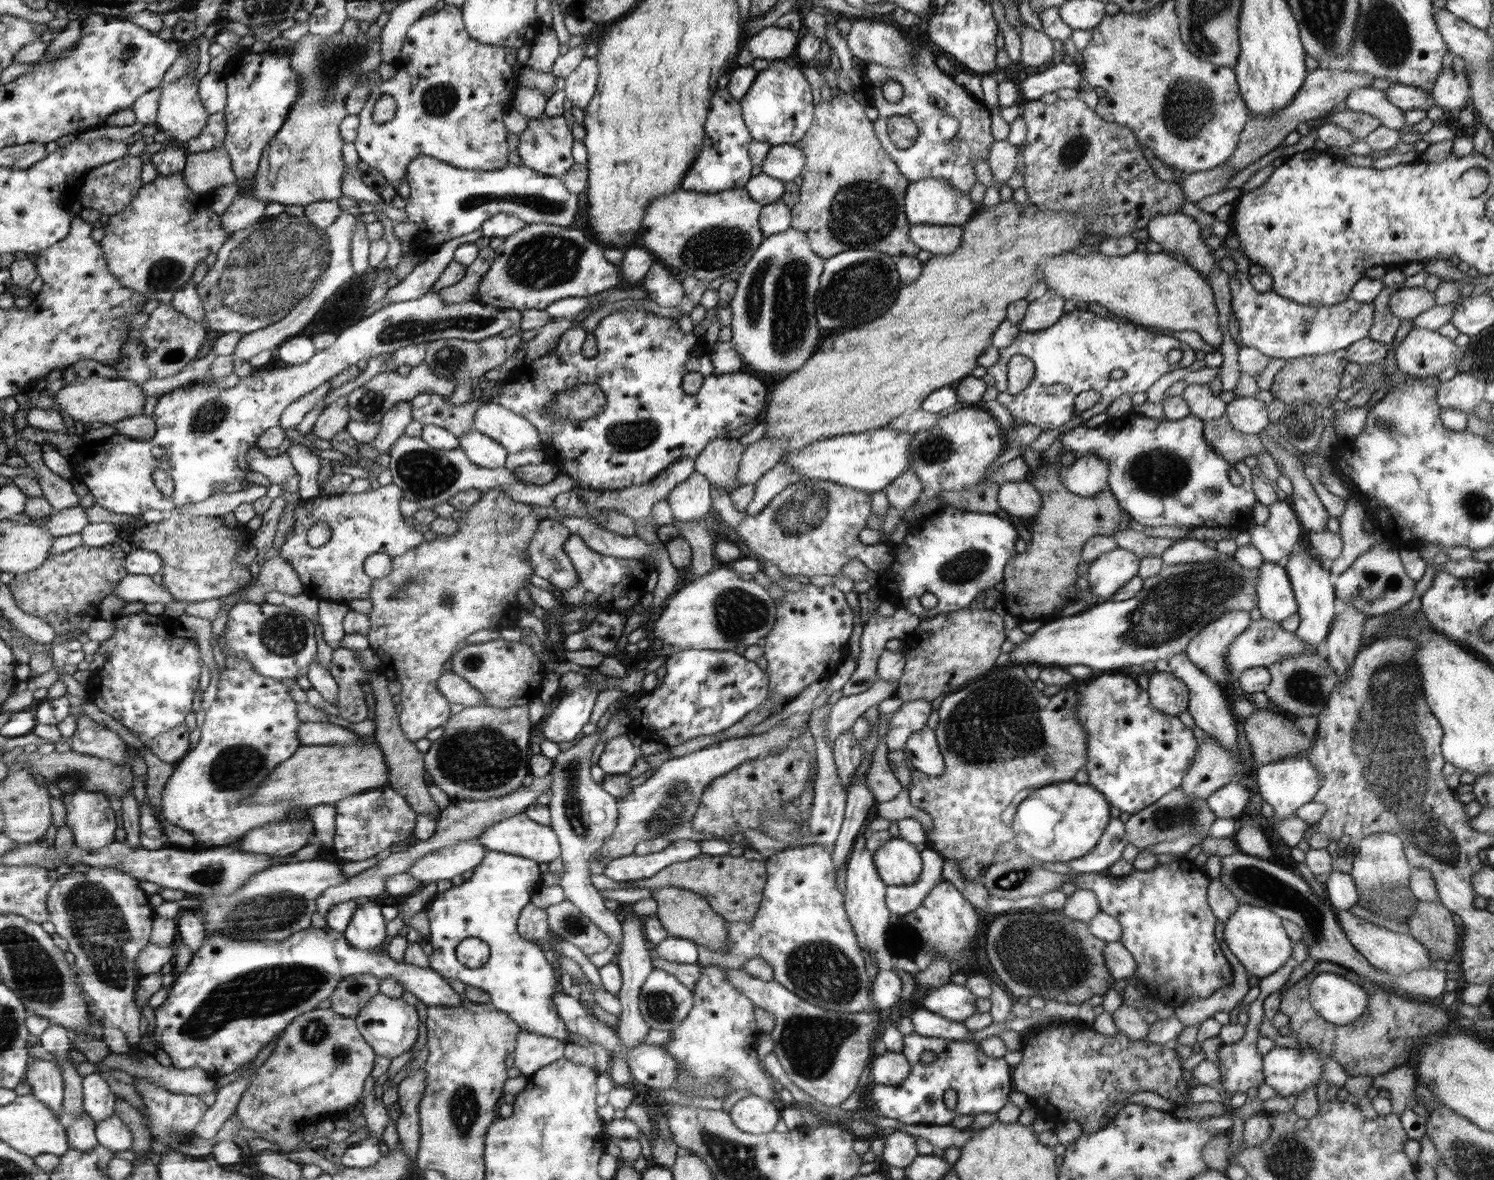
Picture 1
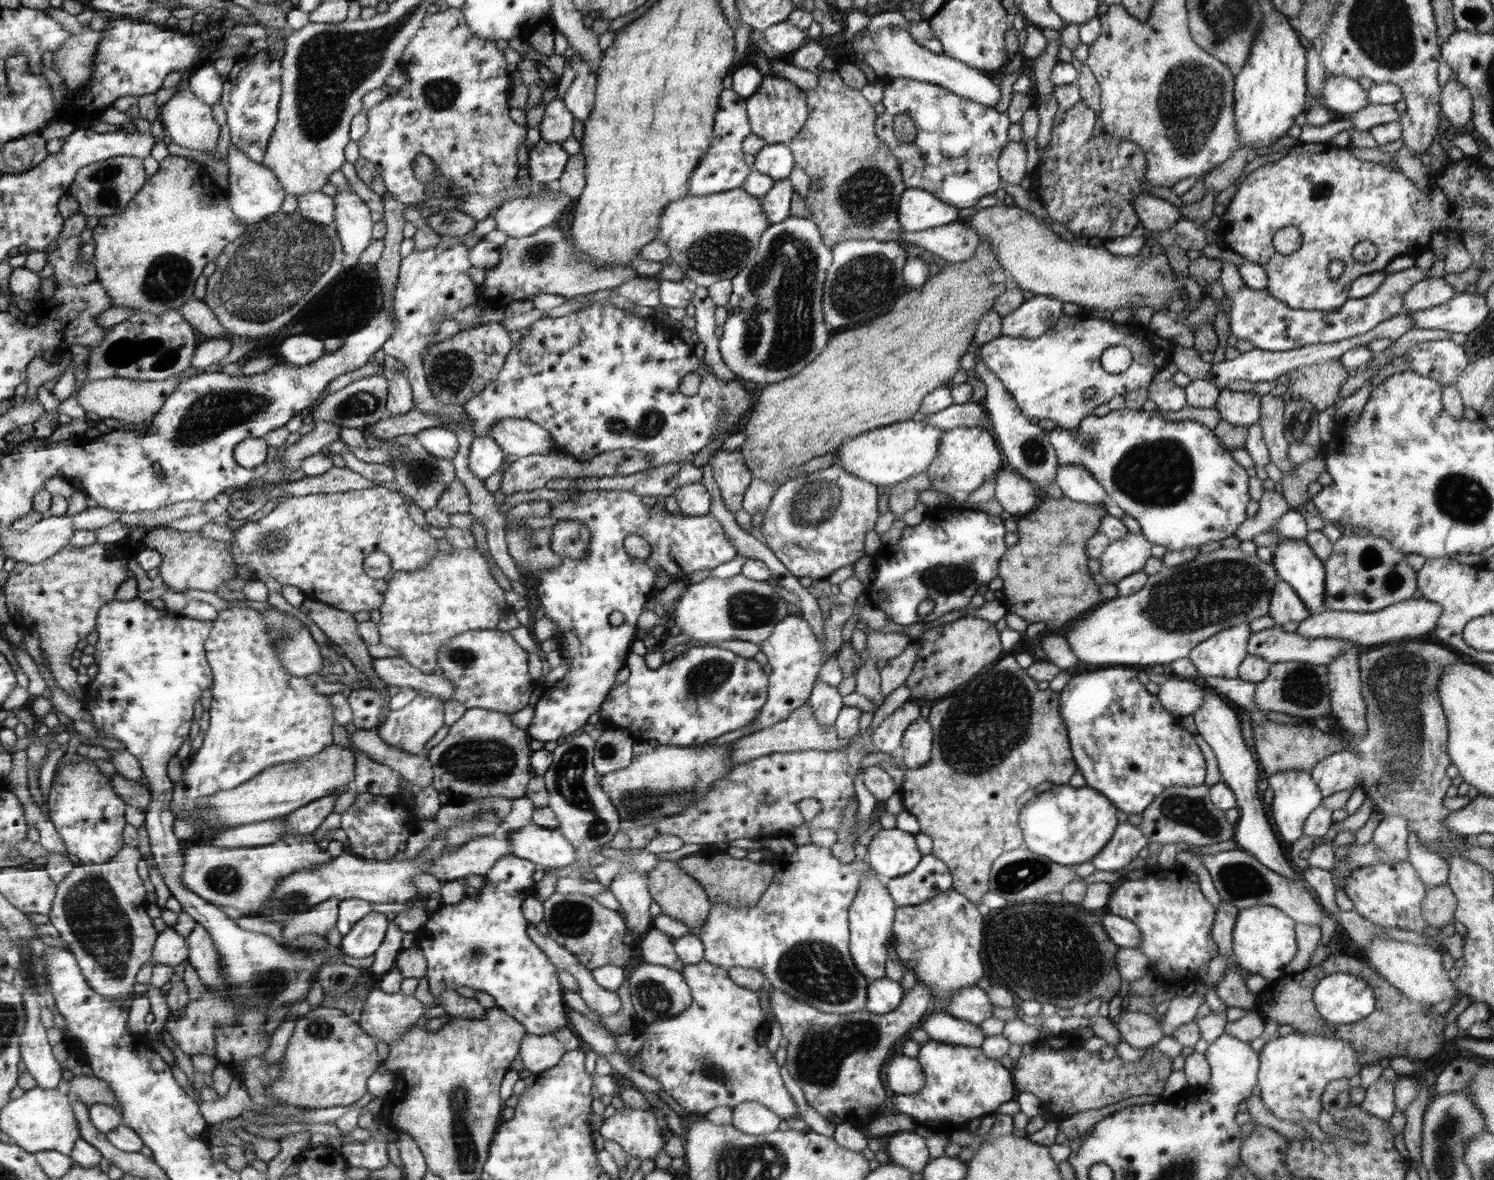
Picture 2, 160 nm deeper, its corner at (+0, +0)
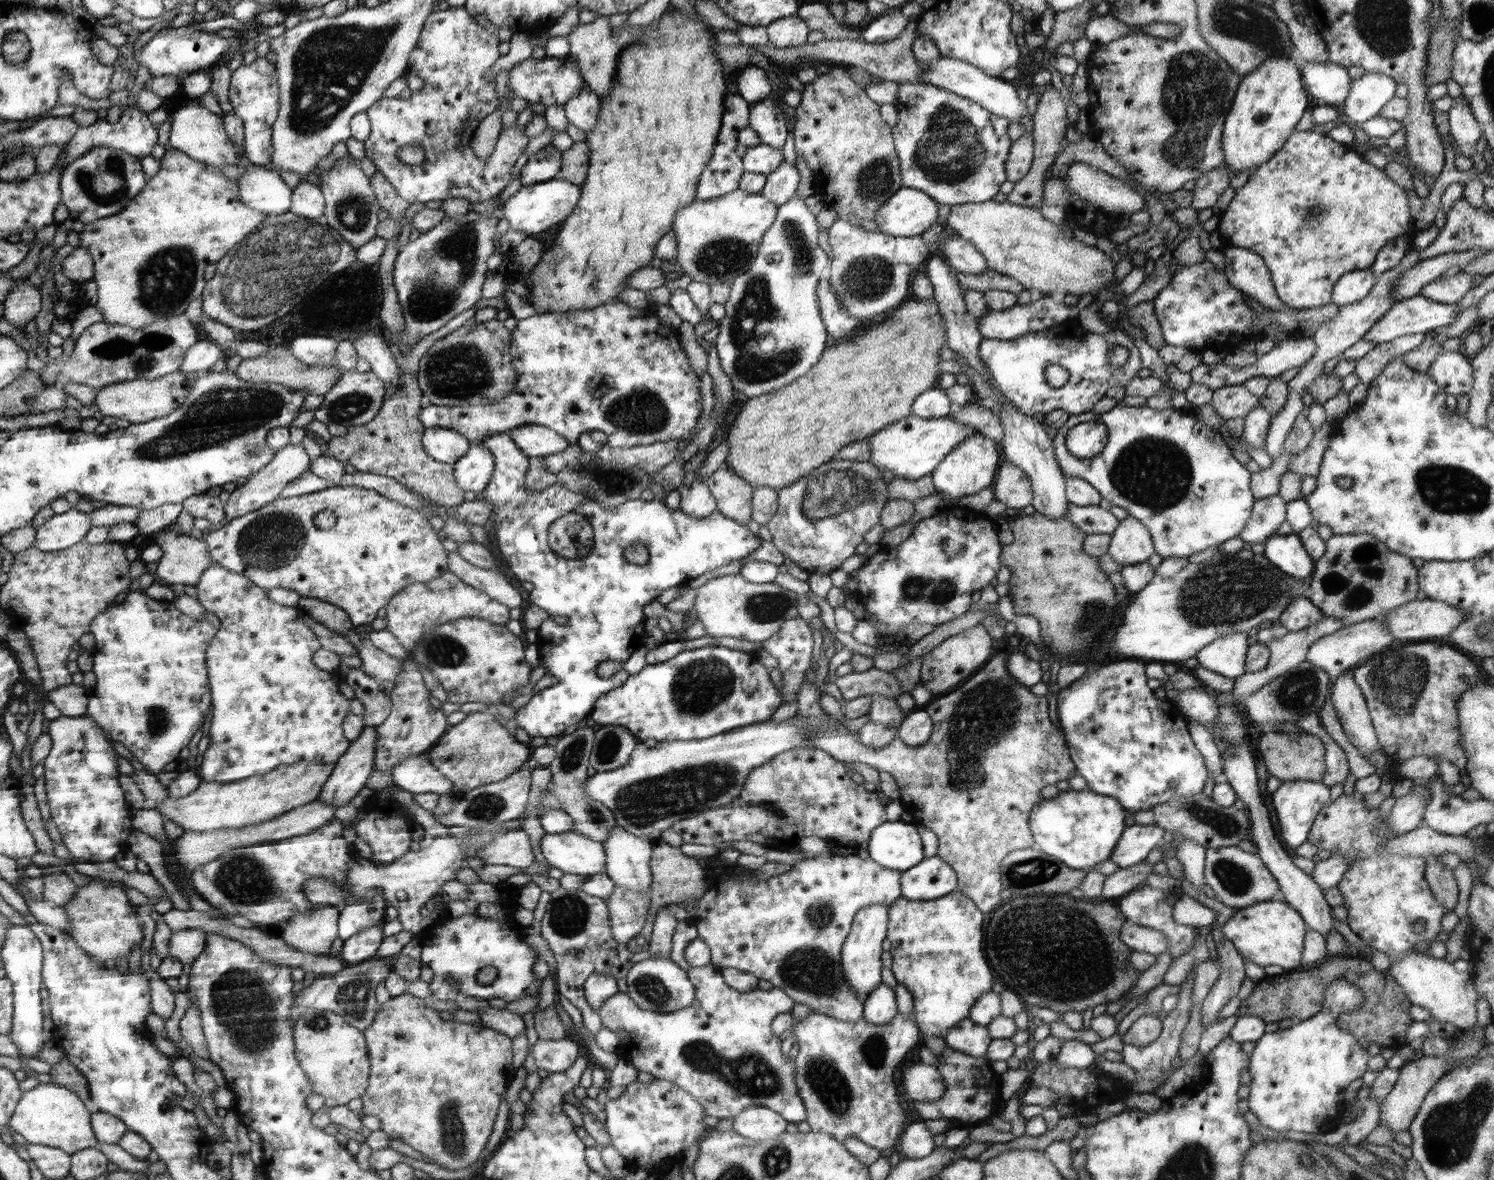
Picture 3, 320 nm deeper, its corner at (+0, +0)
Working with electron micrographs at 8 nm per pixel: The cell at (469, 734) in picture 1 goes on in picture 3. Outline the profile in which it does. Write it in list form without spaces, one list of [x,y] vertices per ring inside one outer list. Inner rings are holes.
[[[484,712],[470,713],[460,723],[452,725],[446,735],[440,739],[440,744],[432,747],[427,754],[430,762],[454,784],[453,795],[461,798],[463,794],[484,786],[504,780],[524,766],[530,759],[530,747],[514,740],[506,726],[498,724],[494,715]]]

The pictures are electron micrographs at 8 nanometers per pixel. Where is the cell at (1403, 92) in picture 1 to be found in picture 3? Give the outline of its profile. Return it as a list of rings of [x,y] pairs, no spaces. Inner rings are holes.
[[[1365,72],[1362,78],[1352,79],[1350,94],[1339,108],[1342,119],[1361,124],[1374,118],[1395,98],[1394,78],[1380,72]]]

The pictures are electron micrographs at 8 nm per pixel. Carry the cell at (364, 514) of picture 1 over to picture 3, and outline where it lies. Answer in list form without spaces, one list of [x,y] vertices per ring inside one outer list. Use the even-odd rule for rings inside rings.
[[[361,486],[328,487],[312,494],[280,498],[240,518],[224,522],[202,539],[208,545],[214,563],[250,578],[266,590],[294,590],[301,597],[319,598],[338,605],[351,617],[354,627],[371,624],[378,610],[391,602],[393,596],[414,583],[430,583],[442,577],[448,566],[448,552],[442,540],[434,534],[430,522],[422,513],[390,500],[375,490]],[[330,510],[336,514],[336,525],[330,530],[314,526],[318,512]]]

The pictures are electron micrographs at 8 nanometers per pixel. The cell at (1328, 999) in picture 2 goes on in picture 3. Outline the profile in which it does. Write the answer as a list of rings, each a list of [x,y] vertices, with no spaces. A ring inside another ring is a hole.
[[[1336,978],[1324,991],[1322,1011],[1304,1020],[1297,1021],[1291,1028],[1279,1028],[1276,1032],[1266,1032],[1256,1042],[1250,1054],[1248,1071],[1252,1077],[1249,1082],[1250,1093],[1247,1097],[1250,1112],[1256,1115],[1260,1125],[1284,1134],[1284,1131],[1304,1132],[1306,1134],[1325,1134],[1342,1124],[1343,1107],[1340,1093],[1354,1080],[1362,1077],[1368,1071],[1368,1062],[1373,1050],[1364,1050],[1358,1044],[1357,1038],[1350,1032],[1344,1032],[1337,1026],[1340,1014],[1360,1010],[1364,997],[1360,989],[1350,985],[1344,978]]]

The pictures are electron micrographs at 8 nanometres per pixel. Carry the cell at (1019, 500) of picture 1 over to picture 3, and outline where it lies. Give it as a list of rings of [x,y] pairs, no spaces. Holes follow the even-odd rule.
[[[1008,459],[1000,464],[995,473],[995,500],[1003,503],[1007,508],[1029,510],[1034,498],[1027,474]]]

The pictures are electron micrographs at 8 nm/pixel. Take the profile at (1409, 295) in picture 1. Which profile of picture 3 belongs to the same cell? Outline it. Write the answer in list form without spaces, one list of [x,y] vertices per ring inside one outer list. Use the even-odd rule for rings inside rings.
[[[1461,270],[1452,277],[1438,278],[1422,287],[1422,296],[1434,302],[1456,305],[1473,287],[1473,274]]]

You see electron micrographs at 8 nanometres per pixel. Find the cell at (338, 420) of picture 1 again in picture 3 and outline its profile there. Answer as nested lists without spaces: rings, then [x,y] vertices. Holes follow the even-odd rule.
[[[289,444],[280,450],[275,451],[273,459],[255,472],[250,479],[241,487],[236,488],[225,503],[225,522],[231,521],[234,518],[240,518],[254,510],[258,510],[277,500],[282,489],[295,478],[298,478],[303,472],[309,470],[310,457],[306,453],[302,444],[296,446]]]

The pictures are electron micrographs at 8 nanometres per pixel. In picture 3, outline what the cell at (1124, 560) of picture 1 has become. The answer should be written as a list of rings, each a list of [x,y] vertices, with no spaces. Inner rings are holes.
[[[1128,516],[1119,522],[1118,528],[1111,535],[1107,554],[1124,568],[1147,562],[1156,553],[1154,548],[1148,528],[1136,518]]]

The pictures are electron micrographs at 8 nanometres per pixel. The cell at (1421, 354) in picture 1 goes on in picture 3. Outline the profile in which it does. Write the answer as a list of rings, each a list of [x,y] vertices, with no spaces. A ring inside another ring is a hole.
[[[1443,350],[1432,363],[1429,374],[1447,395],[1468,395],[1474,386],[1475,374],[1471,359],[1464,356],[1460,350]]]

